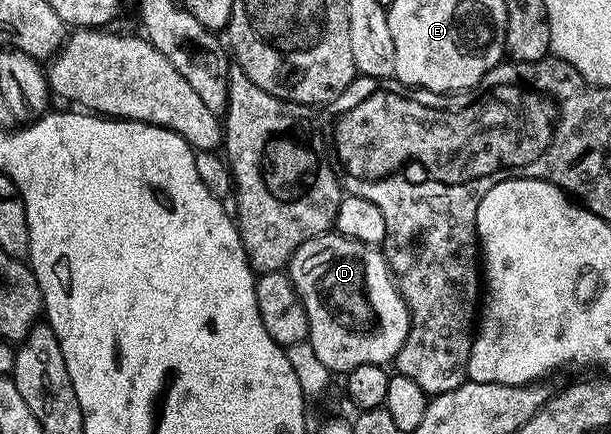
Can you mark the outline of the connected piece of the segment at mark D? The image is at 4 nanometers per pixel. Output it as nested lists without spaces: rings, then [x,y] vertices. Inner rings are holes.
[[[329,232],[302,243],[288,261],[286,272],[306,308],[308,340],[315,355],[332,372],[347,372],[362,364],[384,366],[395,359],[412,327],[412,315],[400,295],[397,279],[383,249]]]

